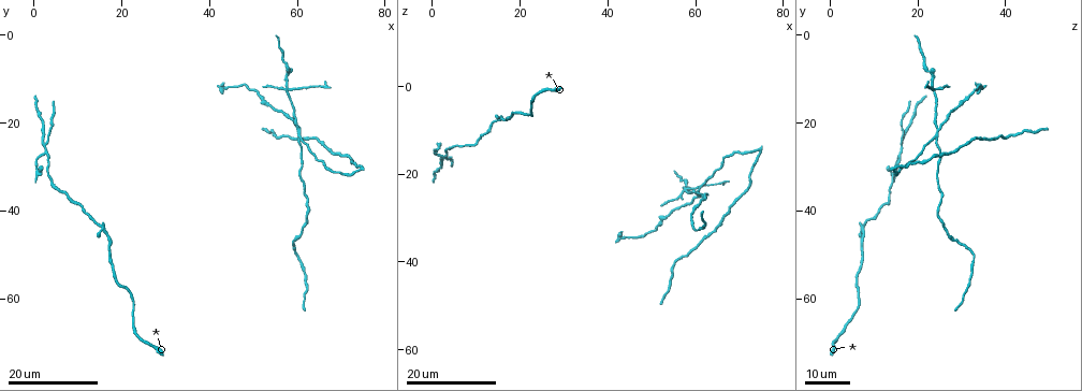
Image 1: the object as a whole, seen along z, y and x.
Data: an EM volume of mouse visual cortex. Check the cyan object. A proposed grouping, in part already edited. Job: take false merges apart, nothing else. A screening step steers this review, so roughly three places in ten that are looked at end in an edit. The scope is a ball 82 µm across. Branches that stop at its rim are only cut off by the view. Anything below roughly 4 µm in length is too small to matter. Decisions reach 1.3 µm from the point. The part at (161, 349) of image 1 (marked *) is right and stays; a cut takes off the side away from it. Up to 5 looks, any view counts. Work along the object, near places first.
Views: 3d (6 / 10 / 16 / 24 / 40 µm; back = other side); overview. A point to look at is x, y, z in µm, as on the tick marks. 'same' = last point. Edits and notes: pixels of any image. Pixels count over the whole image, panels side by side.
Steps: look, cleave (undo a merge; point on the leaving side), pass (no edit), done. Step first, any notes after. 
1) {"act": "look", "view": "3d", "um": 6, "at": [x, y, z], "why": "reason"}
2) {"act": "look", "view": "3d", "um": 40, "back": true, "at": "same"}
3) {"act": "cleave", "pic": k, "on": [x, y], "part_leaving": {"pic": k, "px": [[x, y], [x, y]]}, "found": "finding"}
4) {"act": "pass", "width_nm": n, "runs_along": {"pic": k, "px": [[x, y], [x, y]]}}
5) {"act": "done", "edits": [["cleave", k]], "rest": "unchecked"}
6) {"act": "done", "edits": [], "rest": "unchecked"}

{"act": "look", "view": "3d", "um": 24, "at": [16.0, 44.5, 7.0], "why": "four or more arms meet"}

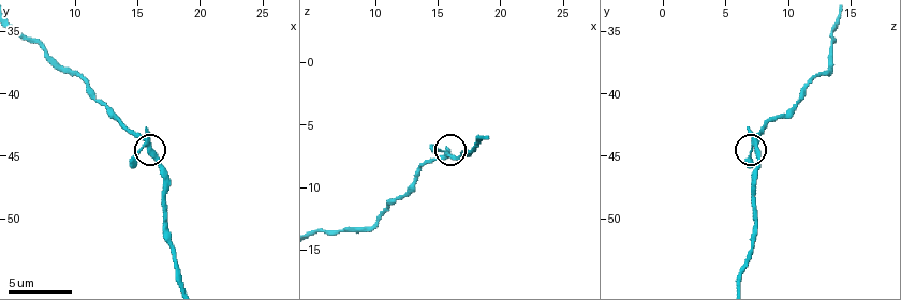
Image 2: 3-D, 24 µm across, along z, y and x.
{"act": "look", "view": "3d", "um": 10, "at": [15.8, 44.2, 7.4], "why": "zoom in"}

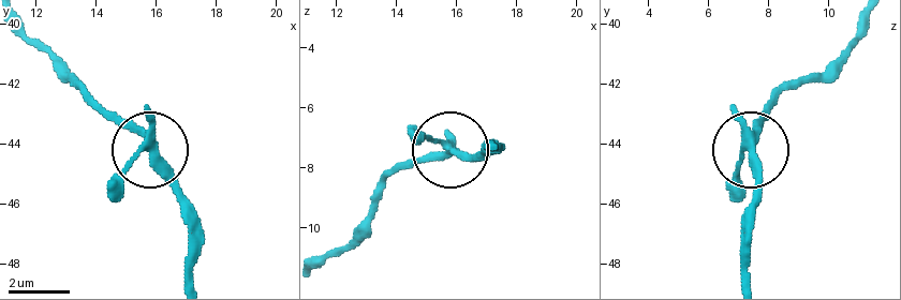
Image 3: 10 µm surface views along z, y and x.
{"act": "look", "view": "3d", "um": 10, "back": true, "at": [15.8, 44.1, 7.4], "why": "other side"}

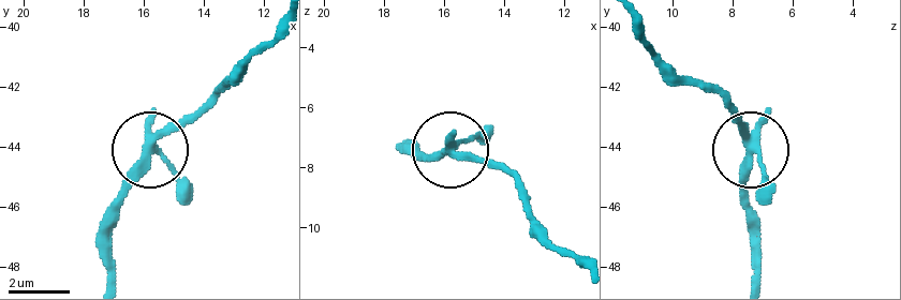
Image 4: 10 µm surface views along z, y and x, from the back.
{"act": "pass", "runs_along": {"pic": 4, "px": [[109, 282], [109, 213], [139, 159], [163, 159], [191, 195]]}, "found": "all the same neuron"}

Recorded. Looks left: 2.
{"act": "look", "view": "3d", "um": 16, "at": [60.0, 21.5, 24.5], "why": "a fork"}

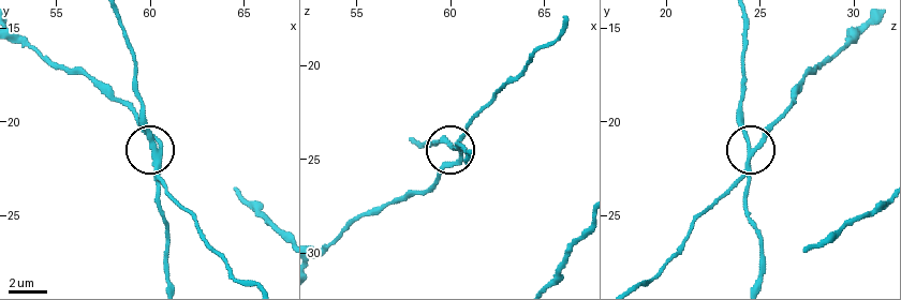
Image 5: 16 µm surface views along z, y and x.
{"act": "look", "view": "3d", "um": 6, "at": [60.2, 21.7, 24.4]}

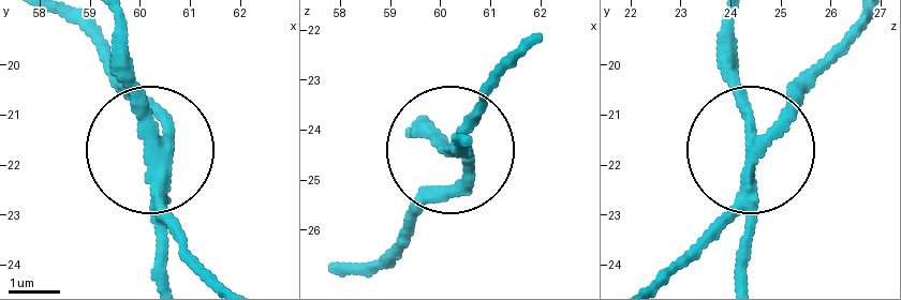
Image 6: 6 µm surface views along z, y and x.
{"act": "cleave", "pic": 6, "on": [458, 188], "part_leaving": {"pic": 6, "px": [[161, 176], [165, 223], [211, 274]]}, "found": "two neurons meet here"}

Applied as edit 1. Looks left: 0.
{"act": "done", "edits": [["cleave", 6]], "rest": "unchecked"}

